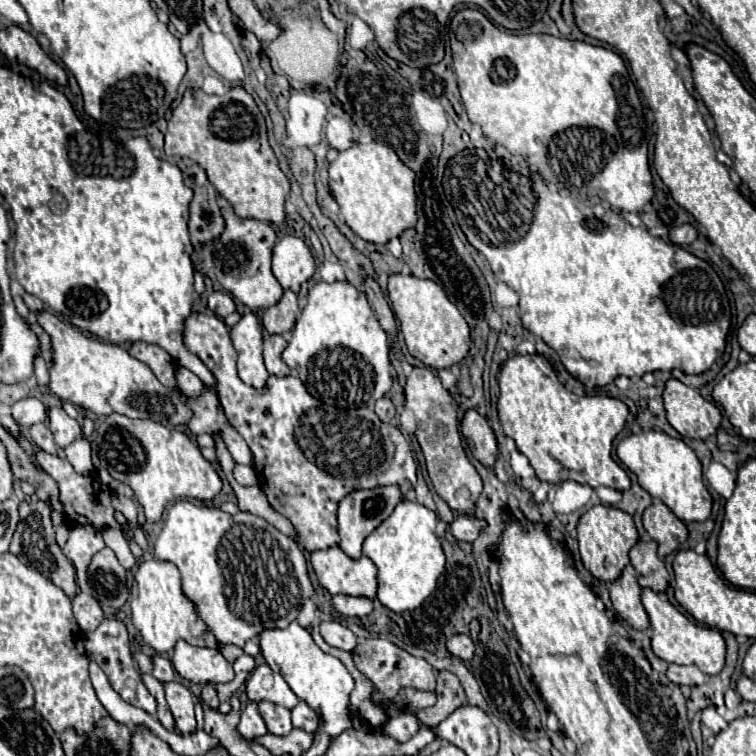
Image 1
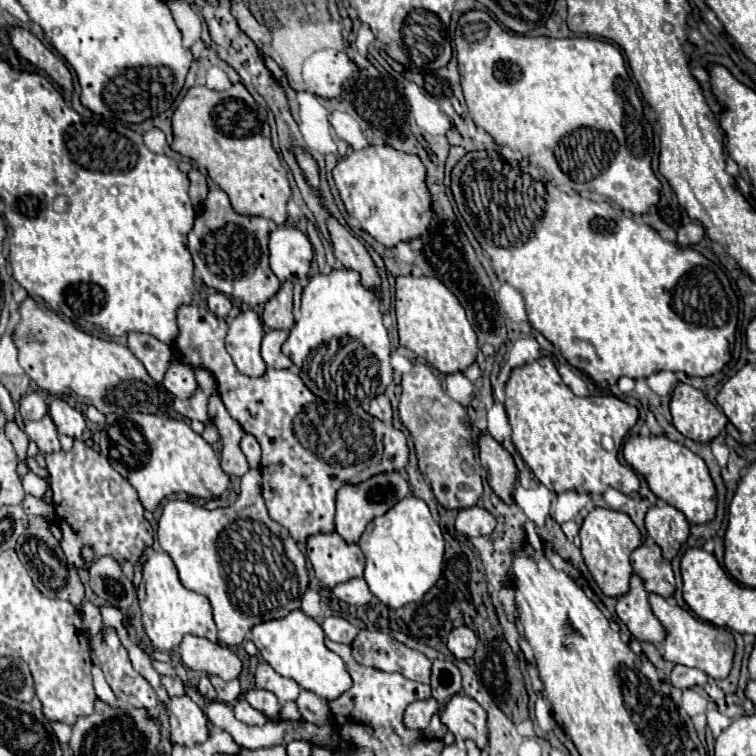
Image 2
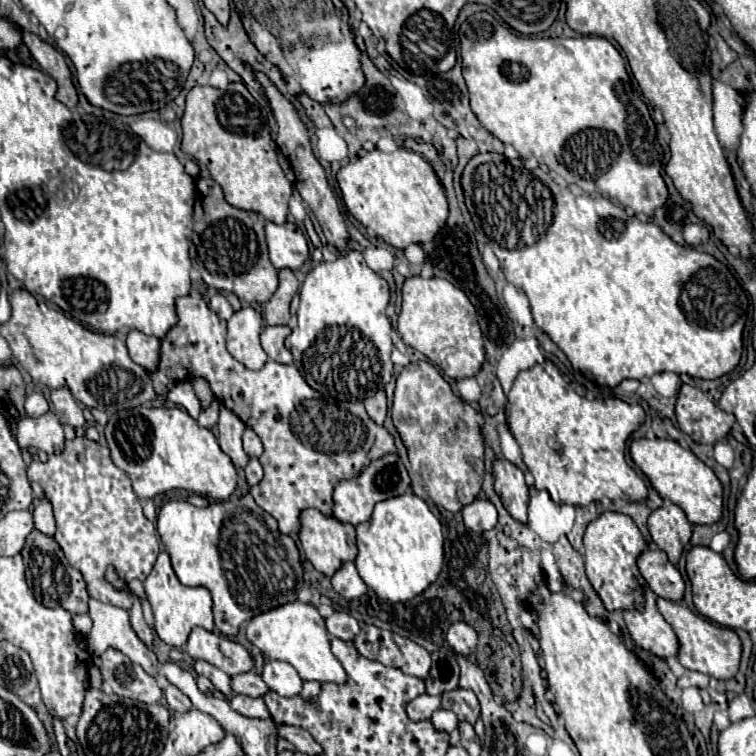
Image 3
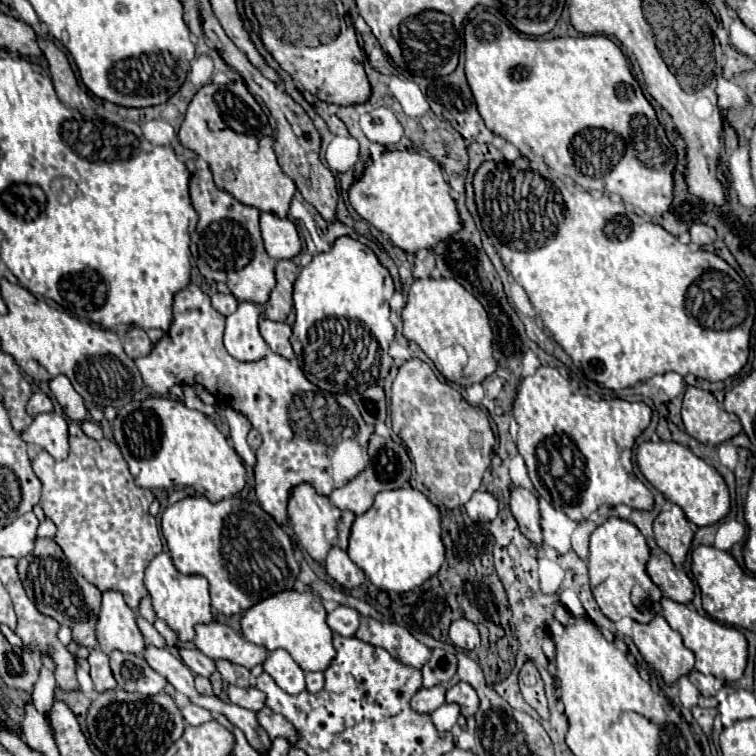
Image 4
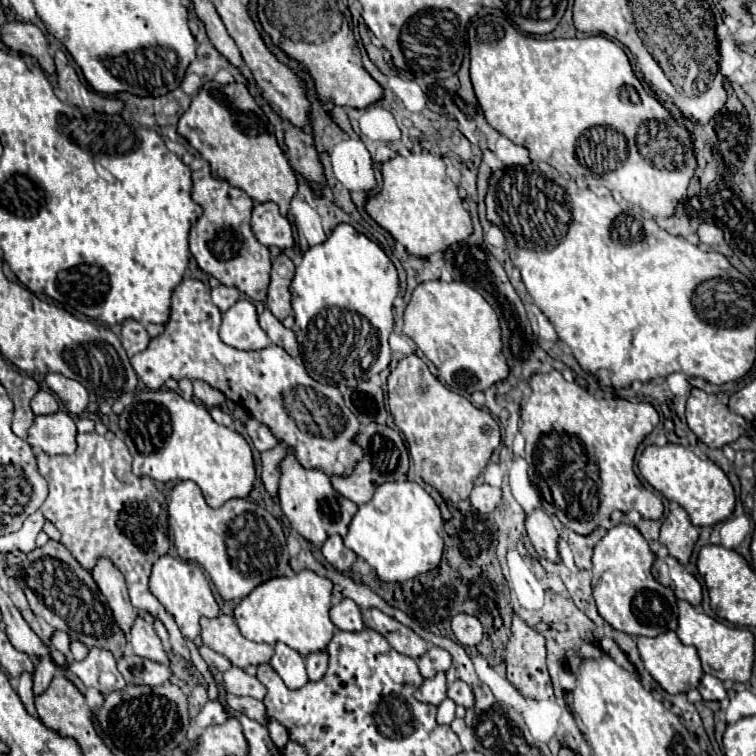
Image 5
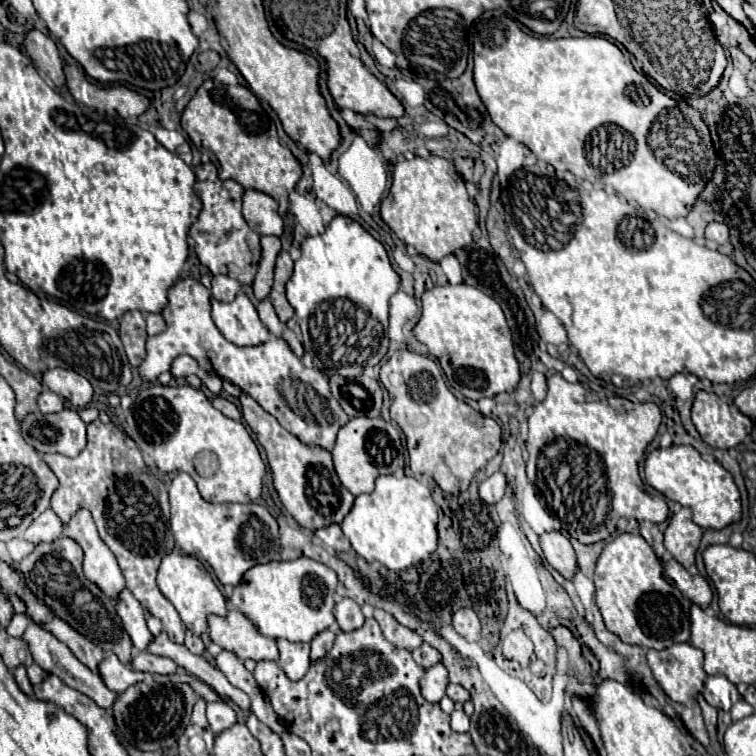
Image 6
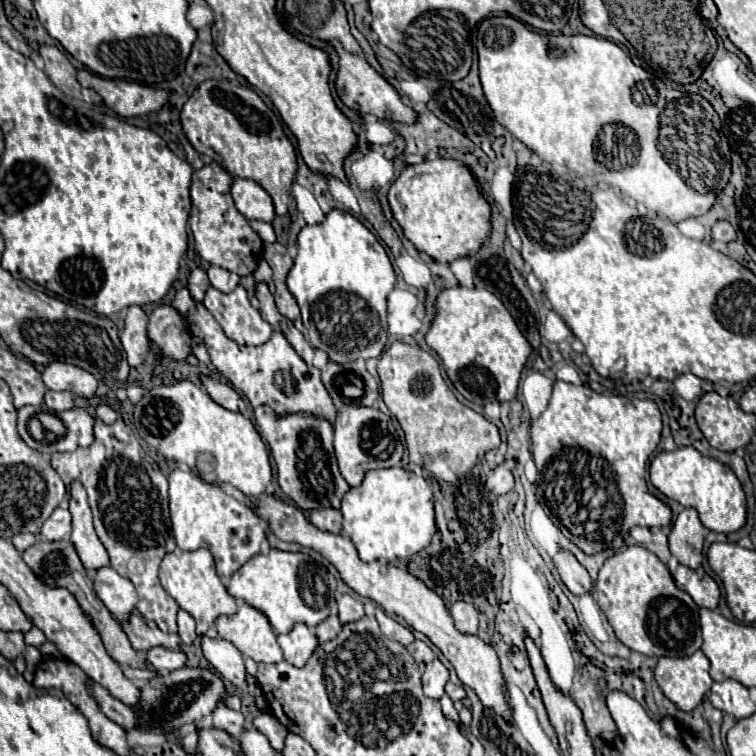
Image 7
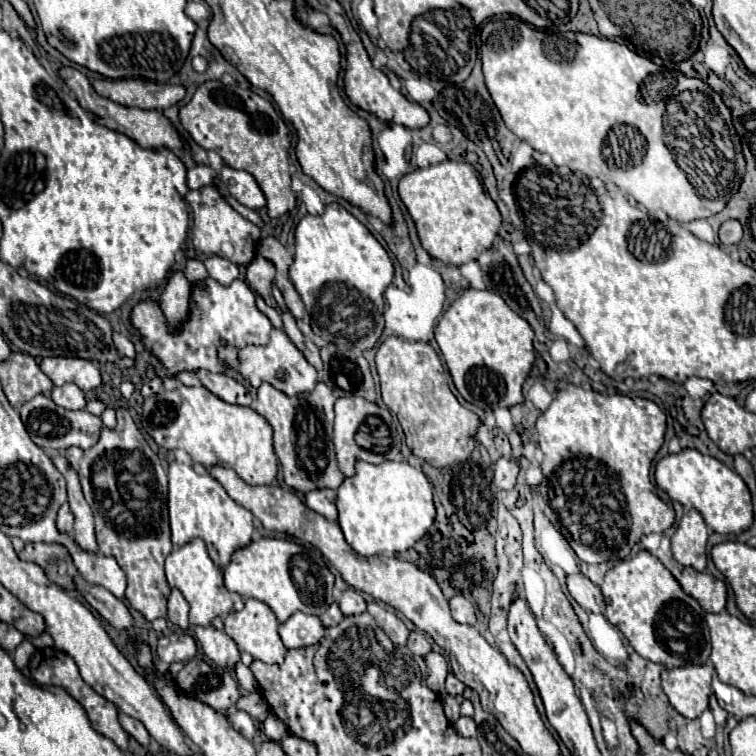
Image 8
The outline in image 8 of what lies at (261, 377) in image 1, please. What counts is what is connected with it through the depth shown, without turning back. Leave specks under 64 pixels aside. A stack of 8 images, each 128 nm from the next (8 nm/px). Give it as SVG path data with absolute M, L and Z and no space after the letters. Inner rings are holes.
M210 276L206 282L196 282L190 286L190 312L176 330L170 330L158 300L138 302L130 312L130 324L140 332L144 348L158 358L168 376L176 376L184 370L196 372L200 368L210 372L228 372L228 366L218 358L218 348L222 342L236 348L244 348L248 344L266 346L272 330L268 316L258 310L256 296L244 280L236 278L230 286L222 286Z

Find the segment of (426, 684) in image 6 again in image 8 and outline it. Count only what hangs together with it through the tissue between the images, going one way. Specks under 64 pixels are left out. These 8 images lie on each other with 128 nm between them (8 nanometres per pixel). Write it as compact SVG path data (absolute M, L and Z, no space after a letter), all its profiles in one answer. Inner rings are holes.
M428 652L426 654L426 666L428 666L428 676L426 676L426 684L428 688L432 688L438 696L444 696L444 680L448 674L448 664L446 658L440 652Z

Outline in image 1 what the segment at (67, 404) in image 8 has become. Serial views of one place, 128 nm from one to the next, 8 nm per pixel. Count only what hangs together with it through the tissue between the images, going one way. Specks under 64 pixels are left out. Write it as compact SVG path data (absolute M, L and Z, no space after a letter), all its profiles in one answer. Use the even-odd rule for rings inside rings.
M28 396L24 400L18 400L12 406L12 416L14 416L16 424L20 424L22 428L28 428L32 424L46 422L46 408L38 398Z

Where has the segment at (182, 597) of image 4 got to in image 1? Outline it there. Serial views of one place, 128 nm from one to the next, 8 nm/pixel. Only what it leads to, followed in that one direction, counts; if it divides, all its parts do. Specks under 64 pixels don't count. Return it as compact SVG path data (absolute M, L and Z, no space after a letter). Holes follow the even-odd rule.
M146 560L138 566L136 588L132 592L132 622L142 634L142 640L150 644L156 652L170 652L180 638L192 646L218 648L218 642L206 622L200 618L196 604L184 594L180 572L172 562L166 560Z

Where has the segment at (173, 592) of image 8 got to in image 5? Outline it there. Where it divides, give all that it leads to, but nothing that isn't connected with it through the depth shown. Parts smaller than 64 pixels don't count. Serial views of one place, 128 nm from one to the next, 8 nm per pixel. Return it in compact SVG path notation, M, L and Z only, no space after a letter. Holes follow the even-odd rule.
M198 646L198 652L200 652L200 656L206 660L206 664L210 664L210 666L216 666L220 672L224 672L224 670L228 670L230 668L230 660L228 658L224 658L222 654L216 654L214 650L210 650L208 646Z

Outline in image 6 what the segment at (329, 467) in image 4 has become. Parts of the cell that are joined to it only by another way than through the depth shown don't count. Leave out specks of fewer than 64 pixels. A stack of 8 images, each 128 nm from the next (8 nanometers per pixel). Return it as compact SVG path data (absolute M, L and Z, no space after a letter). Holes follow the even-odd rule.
M194 278L178 280L170 288L168 304L162 310L162 316L168 328L146 342L148 354L138 368L144 380L156 380L162 372L170 370L170 364L176 356L190 354L204 370L212 370L248 392L266 412L270 412L286 430L296 434L300 440L332 450L336 432L348 422L348 416L338 400L330 394L324 374L320 370L306 368L284 340L272 336L268 342L252 348L240 348L228 342L210 316L210 290Z

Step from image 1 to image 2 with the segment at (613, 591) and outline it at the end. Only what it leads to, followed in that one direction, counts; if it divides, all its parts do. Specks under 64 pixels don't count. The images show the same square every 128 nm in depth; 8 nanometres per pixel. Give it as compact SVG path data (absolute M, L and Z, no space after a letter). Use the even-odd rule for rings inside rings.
M632 576L630 592L618 598L616 604L618 618L628 626L630 634L640 642L662 644L668 636L664 624L654 616L648 604L648 592L640 580L640 576Z

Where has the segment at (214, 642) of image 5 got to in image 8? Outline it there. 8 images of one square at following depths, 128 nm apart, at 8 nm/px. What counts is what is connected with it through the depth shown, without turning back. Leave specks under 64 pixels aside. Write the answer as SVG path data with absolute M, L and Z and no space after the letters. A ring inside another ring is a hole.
M246 598L246 604L240 612L230 612L224 618L224 632L238 644L242 652L250 652L256 660L262 660L266 664L282 664L286 648L278 636L278 624L280 622L268 604L254 598Z

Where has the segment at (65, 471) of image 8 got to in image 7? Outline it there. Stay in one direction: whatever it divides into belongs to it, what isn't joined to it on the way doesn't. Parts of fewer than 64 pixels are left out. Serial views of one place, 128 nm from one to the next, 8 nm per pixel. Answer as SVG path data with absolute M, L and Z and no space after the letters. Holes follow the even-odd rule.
M80 480L70 482L68 504L72 514L72 544L76 546L84 568L96 570L108 566L108 552L104 552L104 546L94 532L93 515Z

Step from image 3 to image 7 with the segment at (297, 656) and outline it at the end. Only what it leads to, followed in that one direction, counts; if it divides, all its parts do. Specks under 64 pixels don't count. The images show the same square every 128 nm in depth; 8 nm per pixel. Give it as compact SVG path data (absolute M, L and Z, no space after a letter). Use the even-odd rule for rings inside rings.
M272 548L268 554L252 556L240 570L236 570L228 584L228 594L264 612L276 632L288 632L294 622L308 626L320 624L326 616L336 614L336 578L328 568L304 552L284 552Z

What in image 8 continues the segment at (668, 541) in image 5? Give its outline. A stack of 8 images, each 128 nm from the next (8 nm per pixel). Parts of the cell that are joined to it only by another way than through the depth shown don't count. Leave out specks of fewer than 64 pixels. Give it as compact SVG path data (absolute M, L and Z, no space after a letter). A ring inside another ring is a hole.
M690 510L682 516L680 526L672 536L672 554L682 566L690 566L698 572L706 570L706 544L708 526L698 510Z

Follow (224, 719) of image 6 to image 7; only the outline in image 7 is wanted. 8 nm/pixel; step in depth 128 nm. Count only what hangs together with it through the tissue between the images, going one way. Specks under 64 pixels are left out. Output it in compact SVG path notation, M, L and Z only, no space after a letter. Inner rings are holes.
M218 704L216 712L214 712L212 726L226 730L232 738L238 740L242 736L242 732L244 732L244 716L242 716L242 712L230 710L226 704Z

